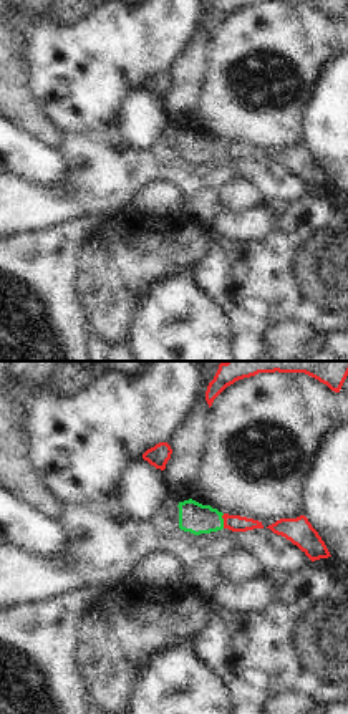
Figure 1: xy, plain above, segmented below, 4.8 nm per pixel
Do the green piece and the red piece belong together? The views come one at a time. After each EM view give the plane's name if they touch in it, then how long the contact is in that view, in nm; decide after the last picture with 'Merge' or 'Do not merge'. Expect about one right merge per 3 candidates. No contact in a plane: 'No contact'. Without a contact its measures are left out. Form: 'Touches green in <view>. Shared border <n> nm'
Touches green in xy. Shared border 70 nm

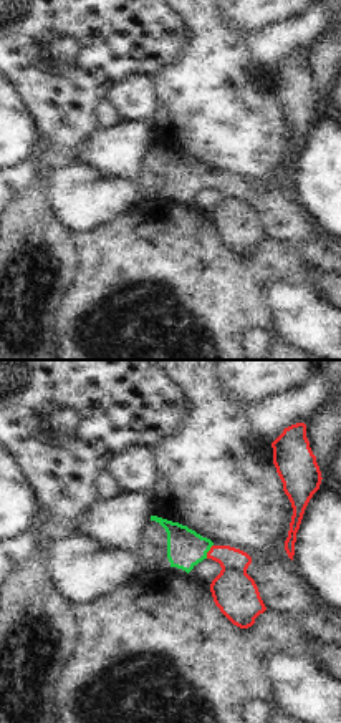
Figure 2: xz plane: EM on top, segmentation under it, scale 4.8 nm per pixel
Touches green in xz. Shared border 80 nm

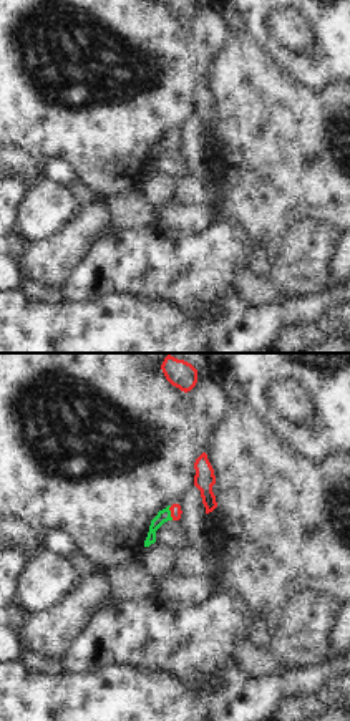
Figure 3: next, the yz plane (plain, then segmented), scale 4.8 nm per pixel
Touches green in yz. Shared border 70 nm

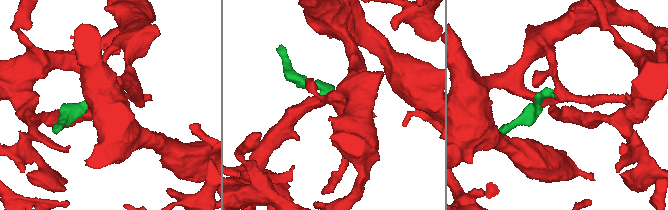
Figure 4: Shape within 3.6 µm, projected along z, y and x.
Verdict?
Merge

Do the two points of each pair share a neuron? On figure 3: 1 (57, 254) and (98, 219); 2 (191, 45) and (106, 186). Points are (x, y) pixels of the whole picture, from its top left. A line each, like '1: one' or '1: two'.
1: one
2: one

